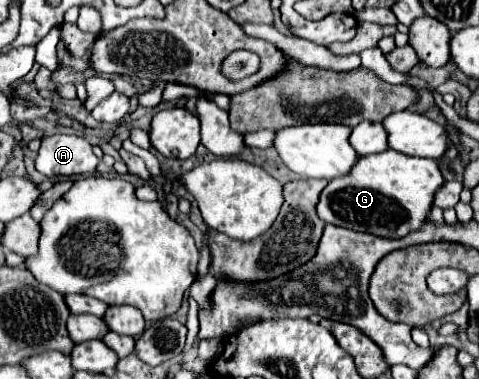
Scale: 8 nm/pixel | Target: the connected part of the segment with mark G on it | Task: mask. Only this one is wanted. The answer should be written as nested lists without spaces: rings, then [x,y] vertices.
[[[395,150],[369,154],[357,160],[353,174],[331,180],[325,186],[317,204],[317,214],[323,222],[349,230],[381,238],[405,238],[423,226],[431,212],[435,192],[443,186],[443,182],[445,178],[441,168],[433,158],[413,158]]]

